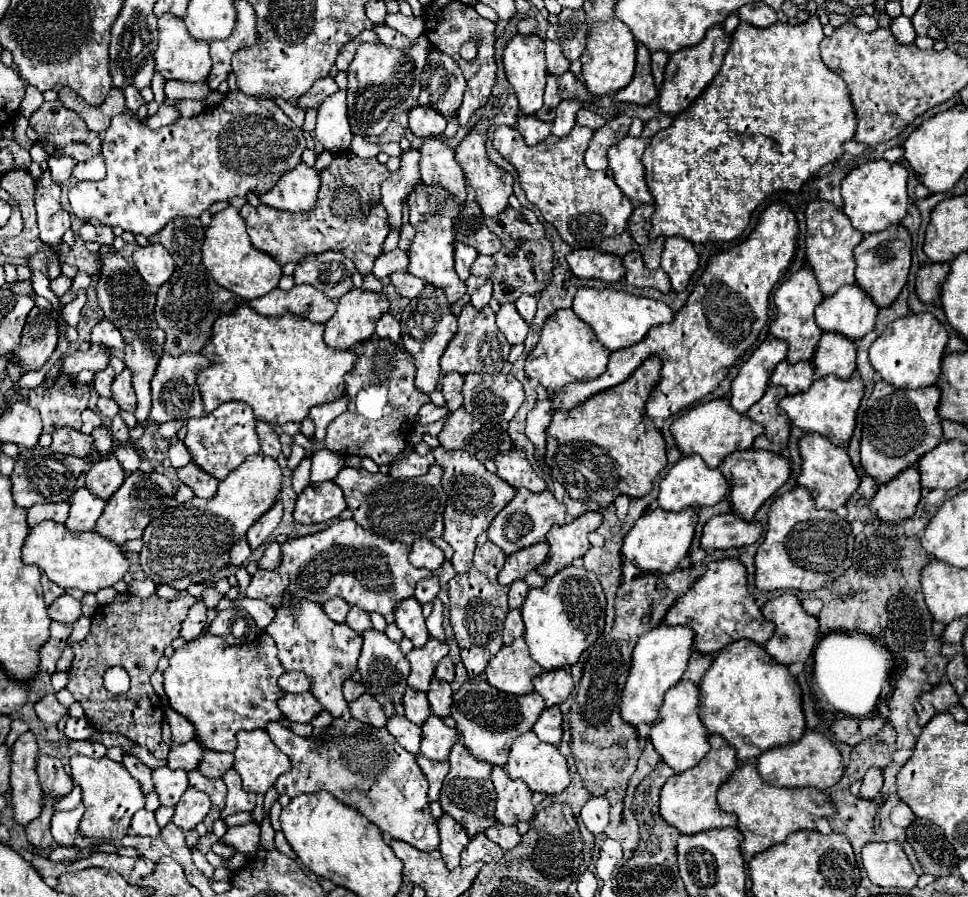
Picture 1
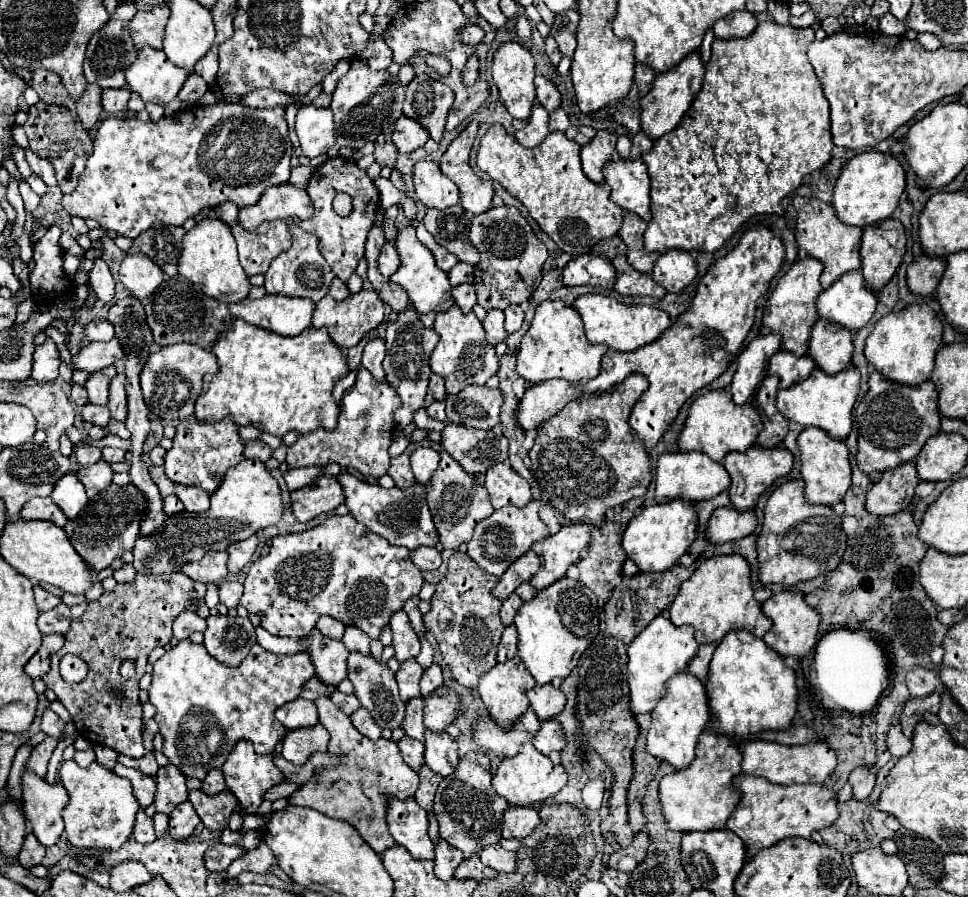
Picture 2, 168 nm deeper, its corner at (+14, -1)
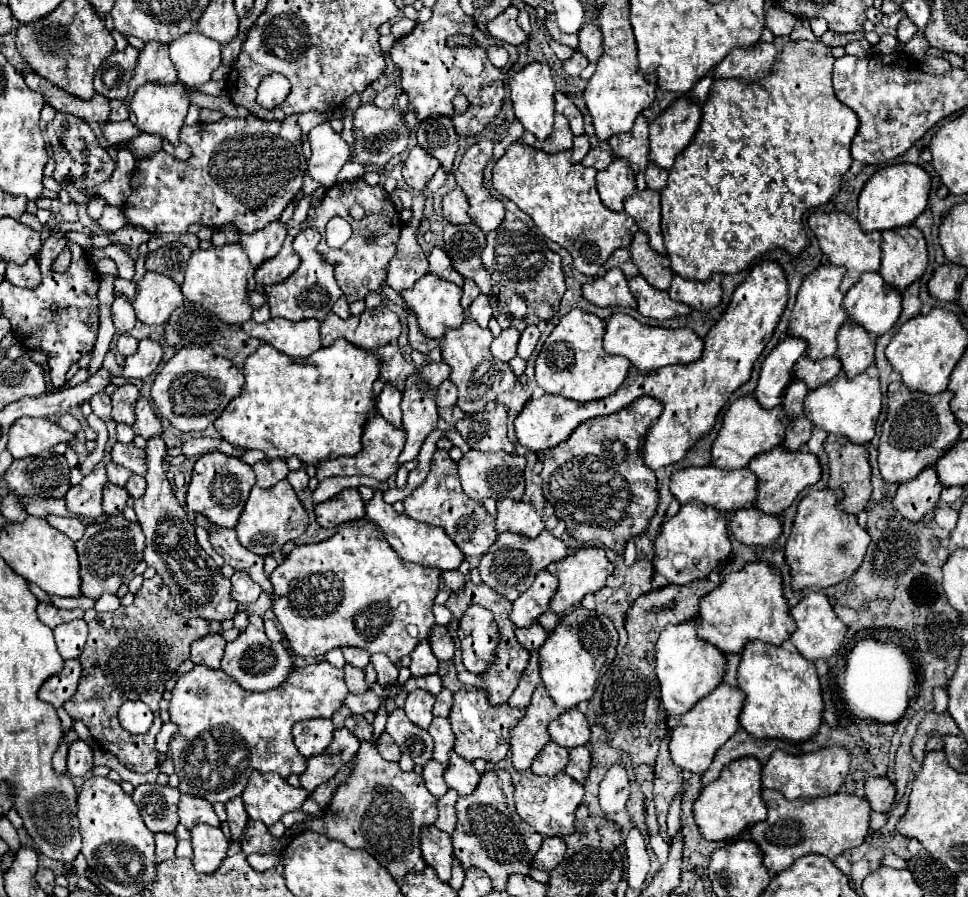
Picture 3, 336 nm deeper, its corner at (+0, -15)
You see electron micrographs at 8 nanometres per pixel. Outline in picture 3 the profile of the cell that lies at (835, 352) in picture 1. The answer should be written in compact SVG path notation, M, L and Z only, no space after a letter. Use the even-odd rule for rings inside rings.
M846 320L838 334L836 352L836 356L842 360L844 374L852 378L866 372L874 364L874 350L876 350L874 338L868 332L864 332L864 328L858 326L856 322Z

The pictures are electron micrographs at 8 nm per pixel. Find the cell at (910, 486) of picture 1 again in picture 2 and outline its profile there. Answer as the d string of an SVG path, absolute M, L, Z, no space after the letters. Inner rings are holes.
M904 462L894 470L882 472L880 480L874 482L872 490L866 494L866 510L874 516L886 516L904 510L914 498L914 488L918 482L920 478L914 462Z

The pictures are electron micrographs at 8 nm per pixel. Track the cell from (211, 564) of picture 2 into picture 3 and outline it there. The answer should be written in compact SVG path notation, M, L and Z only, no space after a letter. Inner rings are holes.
M160 436L150 438L146 446L148 454L148 474L146 474L146 494L134 502L134 510L138 514L140 526L146 536L144 562L154 566L154 570L162 576L174 598L176 614L184 618L202 618L202 620L226 620L234 618L238 612L238 604L230 596L230 580L222 576L220 566L198 546L194 524L188 520L186 510L178 504L170 482L166 480L162 460L166 456L166 444Z

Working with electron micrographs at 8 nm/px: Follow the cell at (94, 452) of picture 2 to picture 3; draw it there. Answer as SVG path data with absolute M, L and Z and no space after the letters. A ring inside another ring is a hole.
M114 462L108 464L106 472L108 472L108 480L110 480L112 484L116 484L116 486L126 486L126 482L128 482L130 476L132 476L130 470L126 470L126 468L122 468L122 466L114 464Z

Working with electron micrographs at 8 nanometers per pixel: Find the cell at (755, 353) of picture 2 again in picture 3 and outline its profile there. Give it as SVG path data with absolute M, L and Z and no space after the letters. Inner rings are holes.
M788 336L782 340L762 362L760 380L756 386L756 400L762 404L762 408L774 408L782 404L784 392L788 384L794 380L794 362L806 354L808 344L802 338Z

